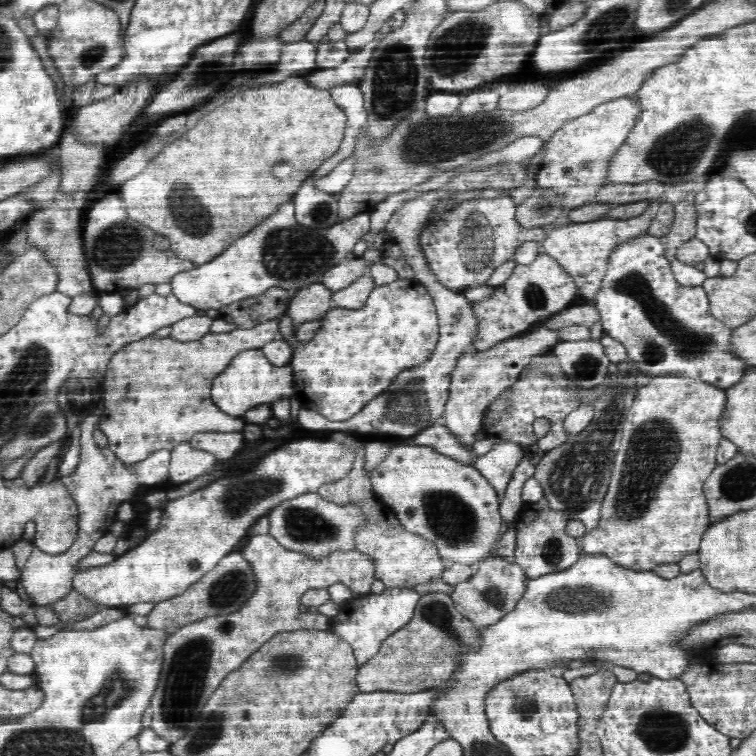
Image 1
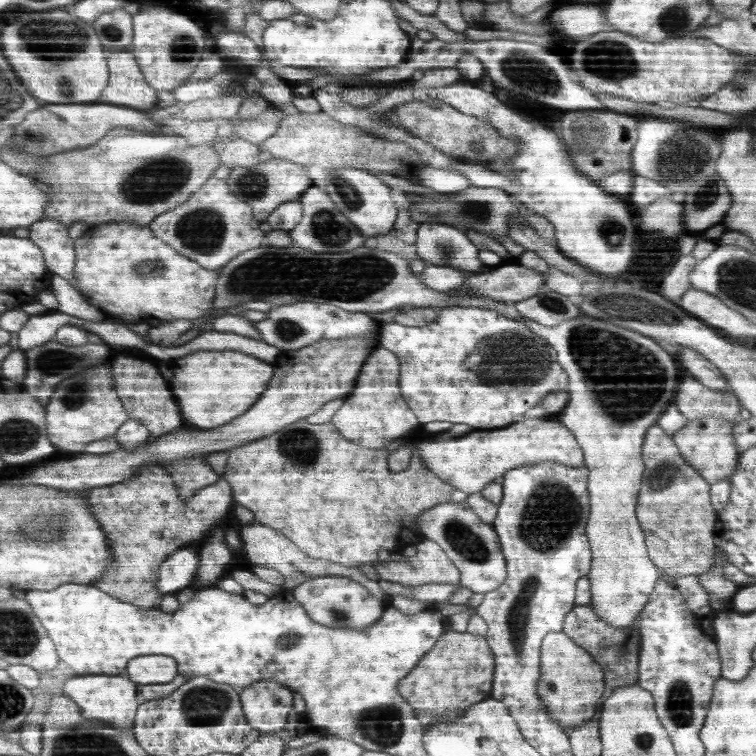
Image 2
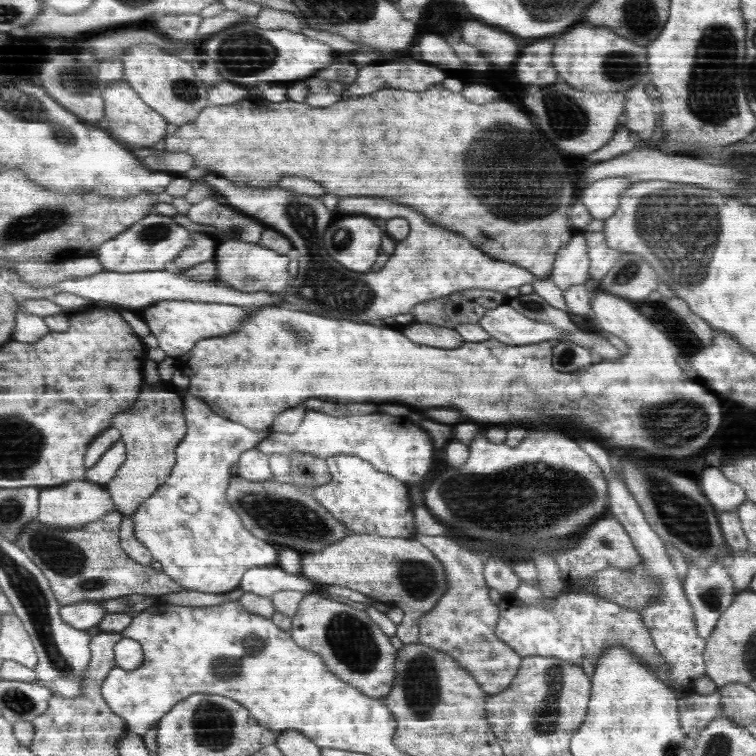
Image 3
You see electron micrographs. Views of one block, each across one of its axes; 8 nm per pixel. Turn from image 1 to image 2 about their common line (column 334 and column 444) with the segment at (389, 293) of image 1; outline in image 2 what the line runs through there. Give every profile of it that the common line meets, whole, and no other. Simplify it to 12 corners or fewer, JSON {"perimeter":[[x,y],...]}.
{"perimeter":[[522,320],[380,327],[418,422],[499,429],[568,390]]}

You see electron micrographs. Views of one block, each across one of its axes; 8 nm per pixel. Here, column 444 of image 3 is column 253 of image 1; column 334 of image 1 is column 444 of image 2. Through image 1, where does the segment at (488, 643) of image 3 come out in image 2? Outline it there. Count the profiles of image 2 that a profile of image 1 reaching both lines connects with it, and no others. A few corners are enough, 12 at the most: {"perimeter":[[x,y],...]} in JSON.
{"perimeter":[[436,542],[415,556],[379,560],[376,579],[404,586],[456,584],[460,571]]}

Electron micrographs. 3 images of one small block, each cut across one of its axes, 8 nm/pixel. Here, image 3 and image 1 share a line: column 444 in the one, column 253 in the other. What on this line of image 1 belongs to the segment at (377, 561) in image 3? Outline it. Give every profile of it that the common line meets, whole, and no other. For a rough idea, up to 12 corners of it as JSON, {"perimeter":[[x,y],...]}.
{"perimeter":[[232,551],[182,594],[155,603],[147,626],[171,635],[224,617],[258,590]]}

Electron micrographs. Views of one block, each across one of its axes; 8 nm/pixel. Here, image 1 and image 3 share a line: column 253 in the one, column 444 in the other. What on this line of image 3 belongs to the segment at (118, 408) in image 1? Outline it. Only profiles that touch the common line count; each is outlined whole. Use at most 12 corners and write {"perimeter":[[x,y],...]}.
{"perimeter":[[405,321],[413,342],[455,349],[464,343],[450,327]]}

